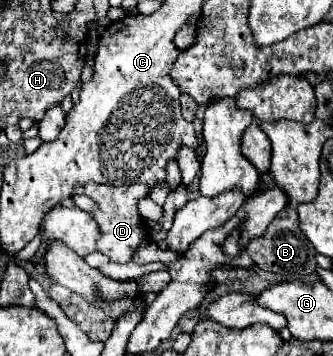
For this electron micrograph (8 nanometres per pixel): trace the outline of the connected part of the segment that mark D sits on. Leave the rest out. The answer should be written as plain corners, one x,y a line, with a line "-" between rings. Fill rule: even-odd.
87,183
85,195
95,201
95,209
91,211
93,219
99,225
101,237
97,239
97,251
107,255
113,263
129,263
131,255
137,251
137,247
149,237
149,227
139,215
137,203
145,197
149,197
149,187
143,183
135,183
133,187
113,187
113,185
97,185
97,183

